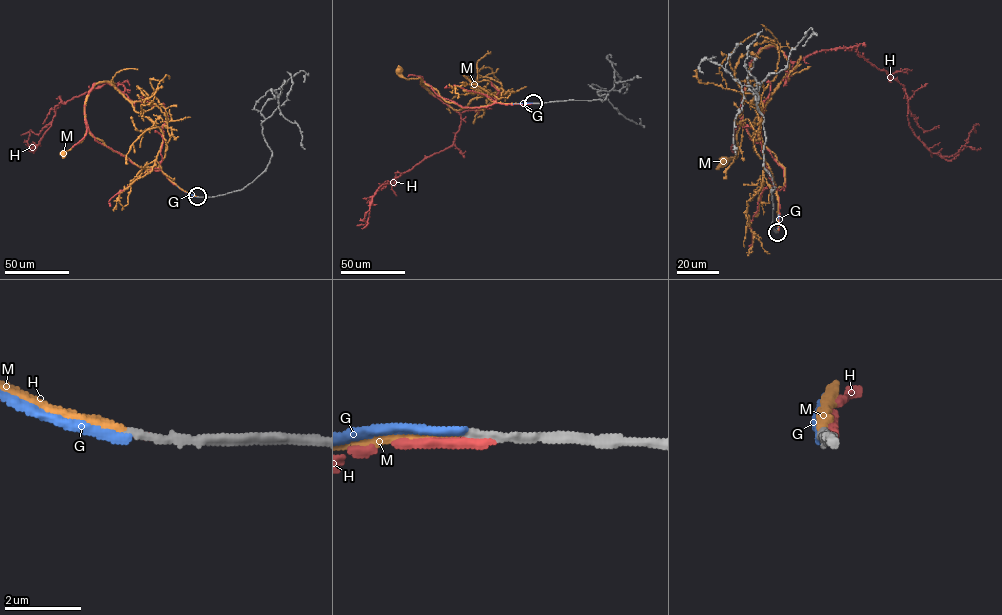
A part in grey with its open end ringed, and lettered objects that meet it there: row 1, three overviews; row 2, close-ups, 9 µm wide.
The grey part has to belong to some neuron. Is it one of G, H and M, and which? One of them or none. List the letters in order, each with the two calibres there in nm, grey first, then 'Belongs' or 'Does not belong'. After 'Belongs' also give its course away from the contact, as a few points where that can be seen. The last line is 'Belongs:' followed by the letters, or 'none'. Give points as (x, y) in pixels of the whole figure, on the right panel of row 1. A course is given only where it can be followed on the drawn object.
G: Thickness 220 nm (grey) against 280 nm. Does not belong
H: Thickness 280 nm (grey) against 280 nm. Does not belong
M: Thickness 200 nm (grey) against 240 nm. Belongs. Its course: (777, 232), (755, 111), (789, 67), (775, 46), (752, 62), (738, 154), (722, 161)
Belongs: M

